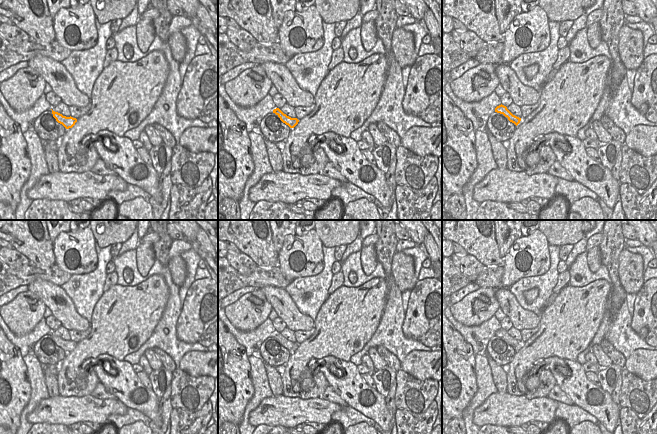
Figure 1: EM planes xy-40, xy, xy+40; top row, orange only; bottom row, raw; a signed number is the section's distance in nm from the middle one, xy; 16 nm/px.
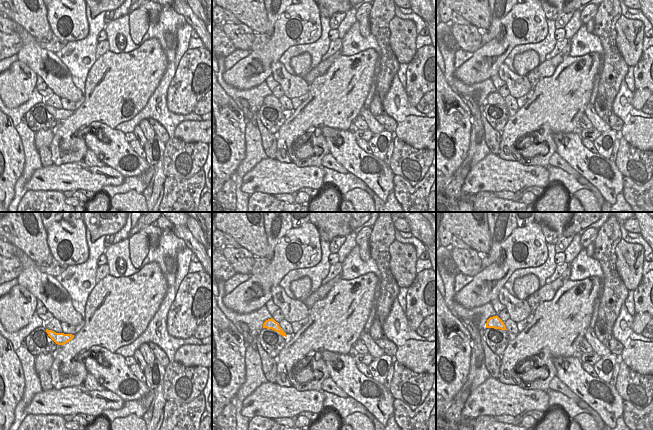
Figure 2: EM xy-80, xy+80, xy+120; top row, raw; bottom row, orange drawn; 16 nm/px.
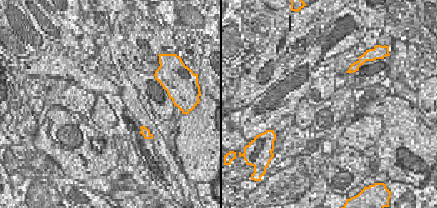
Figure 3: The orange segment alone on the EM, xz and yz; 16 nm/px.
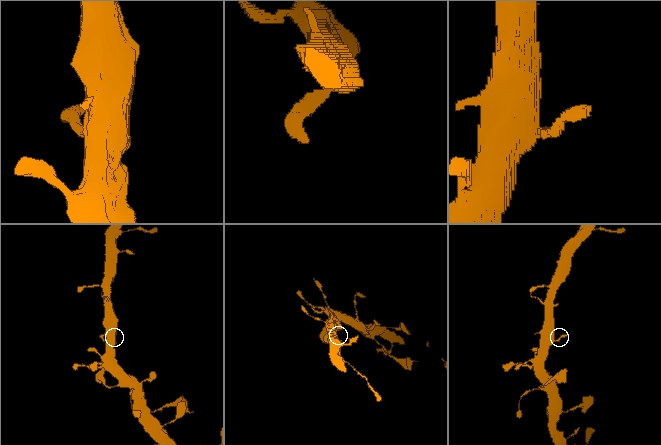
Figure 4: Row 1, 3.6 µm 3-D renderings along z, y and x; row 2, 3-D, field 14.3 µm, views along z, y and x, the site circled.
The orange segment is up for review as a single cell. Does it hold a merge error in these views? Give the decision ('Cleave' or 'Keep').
Keep.

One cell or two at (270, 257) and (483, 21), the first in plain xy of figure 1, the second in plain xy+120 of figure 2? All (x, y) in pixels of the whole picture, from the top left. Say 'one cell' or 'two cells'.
one cell

